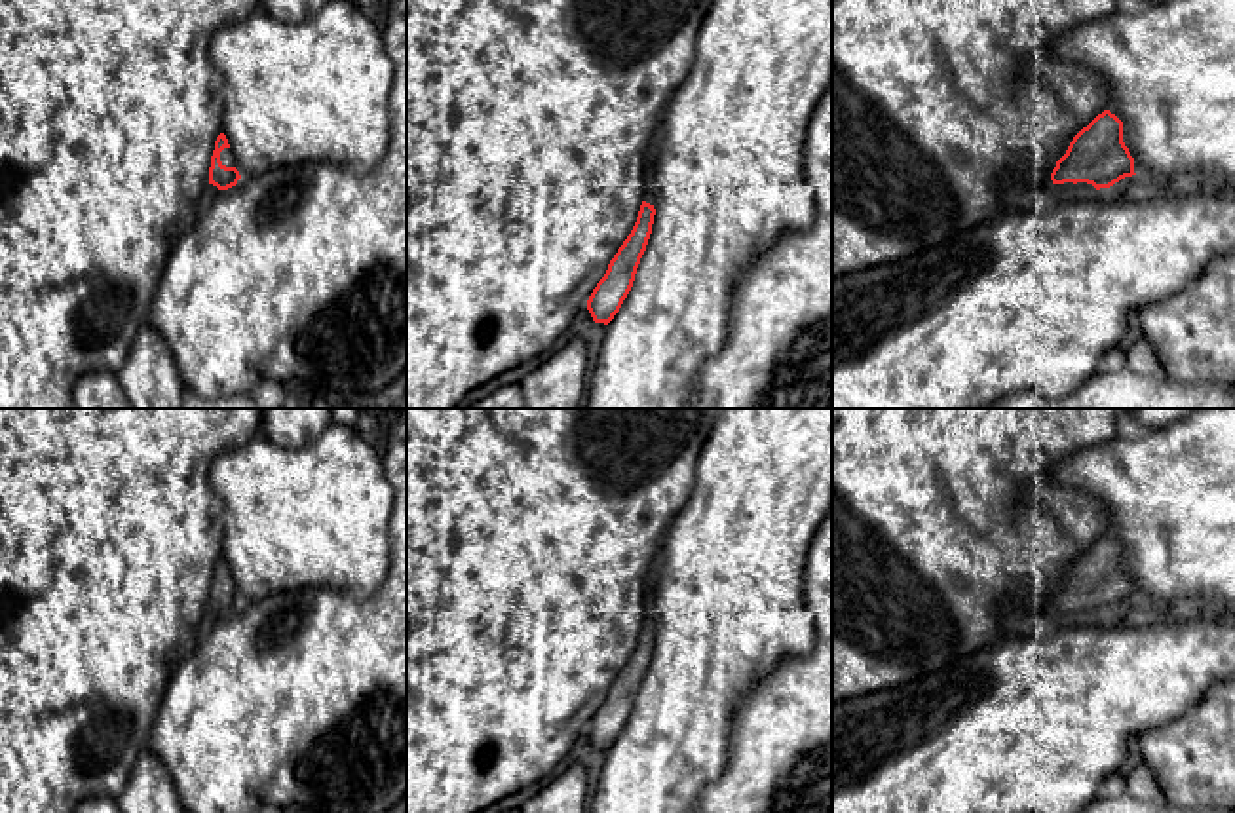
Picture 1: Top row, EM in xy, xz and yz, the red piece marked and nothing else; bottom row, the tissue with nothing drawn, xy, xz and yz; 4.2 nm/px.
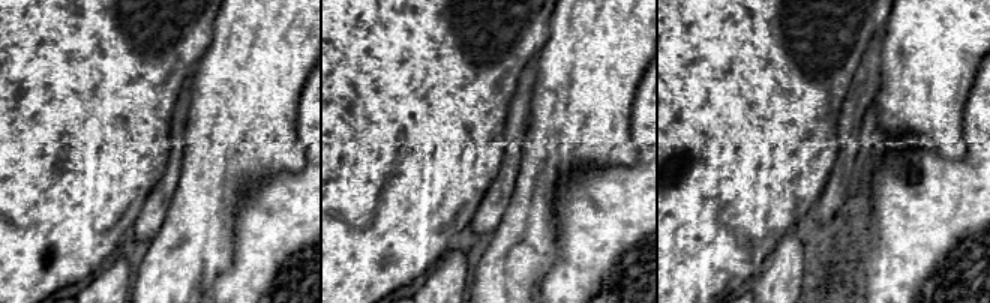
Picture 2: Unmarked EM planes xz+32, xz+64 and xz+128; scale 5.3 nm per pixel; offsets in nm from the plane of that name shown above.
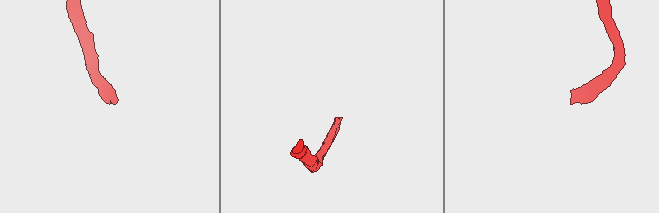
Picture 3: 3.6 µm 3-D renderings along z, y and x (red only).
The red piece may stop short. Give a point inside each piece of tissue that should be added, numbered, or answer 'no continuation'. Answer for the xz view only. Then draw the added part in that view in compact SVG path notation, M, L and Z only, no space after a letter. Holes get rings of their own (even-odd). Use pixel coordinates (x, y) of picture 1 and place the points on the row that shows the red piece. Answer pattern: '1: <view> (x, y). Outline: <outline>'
1: xz (654, 147). Outline: M661 122L652 137L652 142L648 146L646 152L646 167L644 167L644 194L642 194L642 201L654 205L654 177L656 177L656 160L657 160L657 152L659 152L659 144L663 139L663 129L661 129Z

